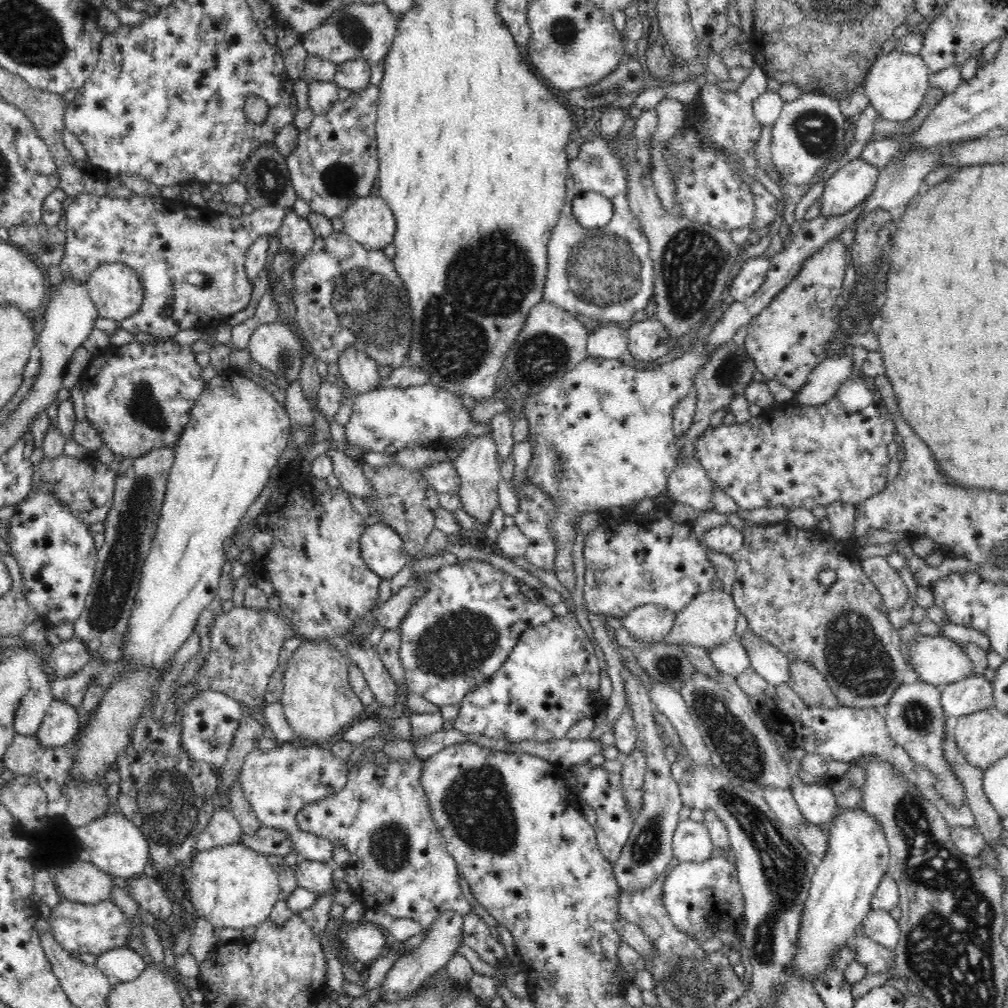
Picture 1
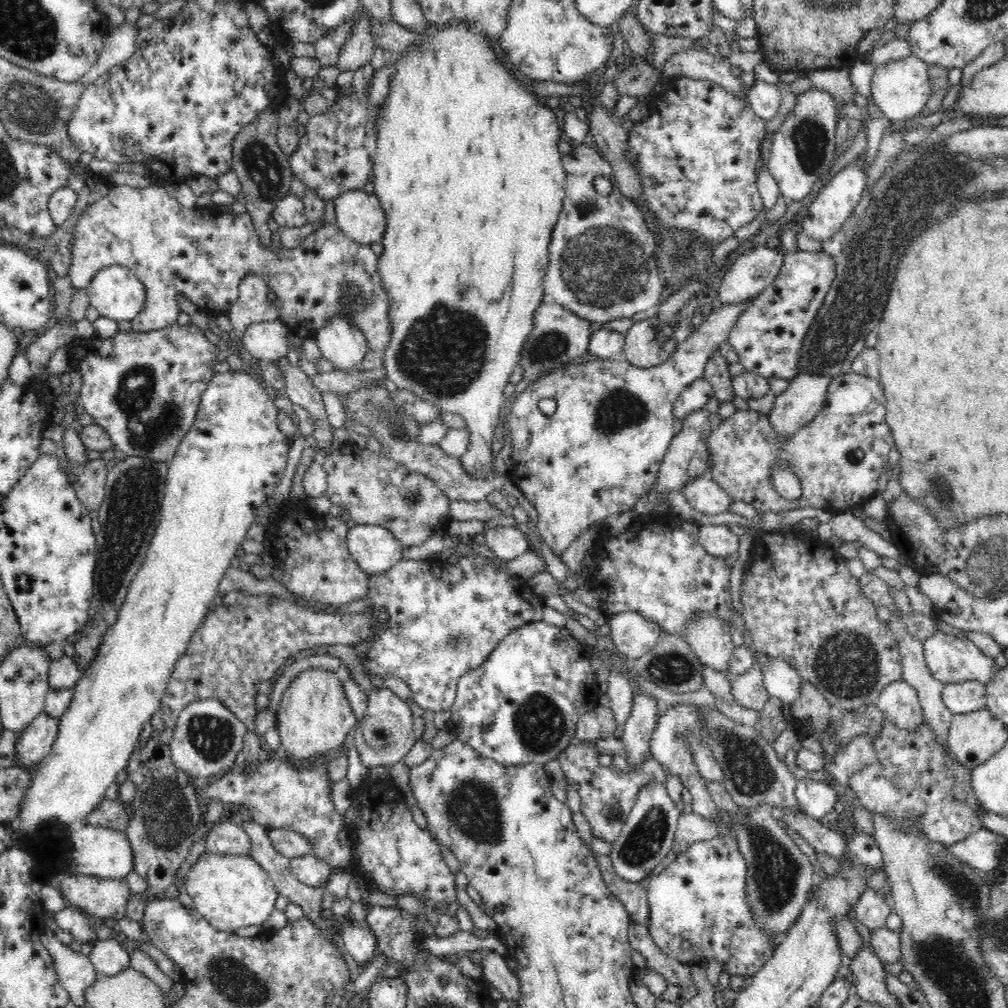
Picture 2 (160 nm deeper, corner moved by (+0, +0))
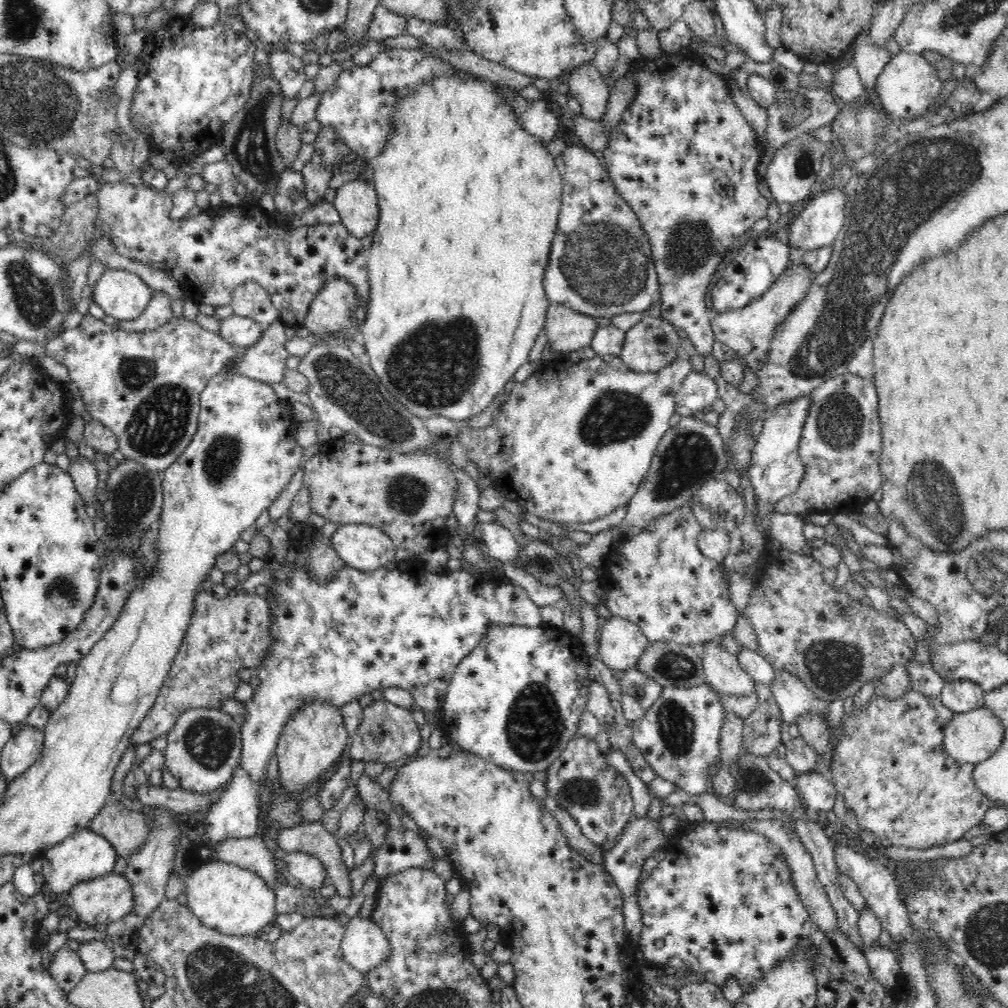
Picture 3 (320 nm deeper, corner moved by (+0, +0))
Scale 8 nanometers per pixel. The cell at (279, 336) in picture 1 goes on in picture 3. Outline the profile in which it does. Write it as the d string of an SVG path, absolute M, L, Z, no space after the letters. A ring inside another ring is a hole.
M234 313L228 318L221 319L219 323L221 338L230 344L242 346L243 348L250 348L250 346L258 344L262 340L263 330L267 327L266 324L254 322L252 319Z

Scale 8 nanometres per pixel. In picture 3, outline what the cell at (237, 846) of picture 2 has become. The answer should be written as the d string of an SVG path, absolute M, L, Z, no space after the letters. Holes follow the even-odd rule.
M260 835L226 840L218 844L212 859L237 864L254 872L274 891L281 887L274 854Z

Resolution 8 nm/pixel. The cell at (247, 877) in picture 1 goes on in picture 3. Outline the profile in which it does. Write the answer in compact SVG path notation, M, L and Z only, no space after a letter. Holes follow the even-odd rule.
M208 860L186 877L184 891L187 907L204 926L230 936L257 935L277 917L275 891L261 876L237 864Z

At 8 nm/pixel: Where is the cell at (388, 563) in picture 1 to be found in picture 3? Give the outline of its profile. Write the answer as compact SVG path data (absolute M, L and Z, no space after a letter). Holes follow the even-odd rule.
M343 524L331 536L332 548L344 564L361 571L373 571L394 561L394 541L369 524Z

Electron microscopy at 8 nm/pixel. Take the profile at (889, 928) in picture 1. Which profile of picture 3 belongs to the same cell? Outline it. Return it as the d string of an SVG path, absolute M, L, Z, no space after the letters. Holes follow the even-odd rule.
M874 944L864 951L871 975L889 992L897 983L900 973L898 958L888 947Z

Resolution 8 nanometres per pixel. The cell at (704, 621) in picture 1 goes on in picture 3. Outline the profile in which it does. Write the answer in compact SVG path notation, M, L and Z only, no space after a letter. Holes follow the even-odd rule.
M715 639L704 642L702 648L703 667L706 683L722 695L742 697L751 696L755 692L755 680L742 668L739 658L723 649Z

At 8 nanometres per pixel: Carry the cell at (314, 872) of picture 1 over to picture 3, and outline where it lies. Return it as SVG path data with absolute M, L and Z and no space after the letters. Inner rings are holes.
M307 852L287 853L284 858L285 868L292 881L297 881L306 888L319 890L328 875L322 861Z

